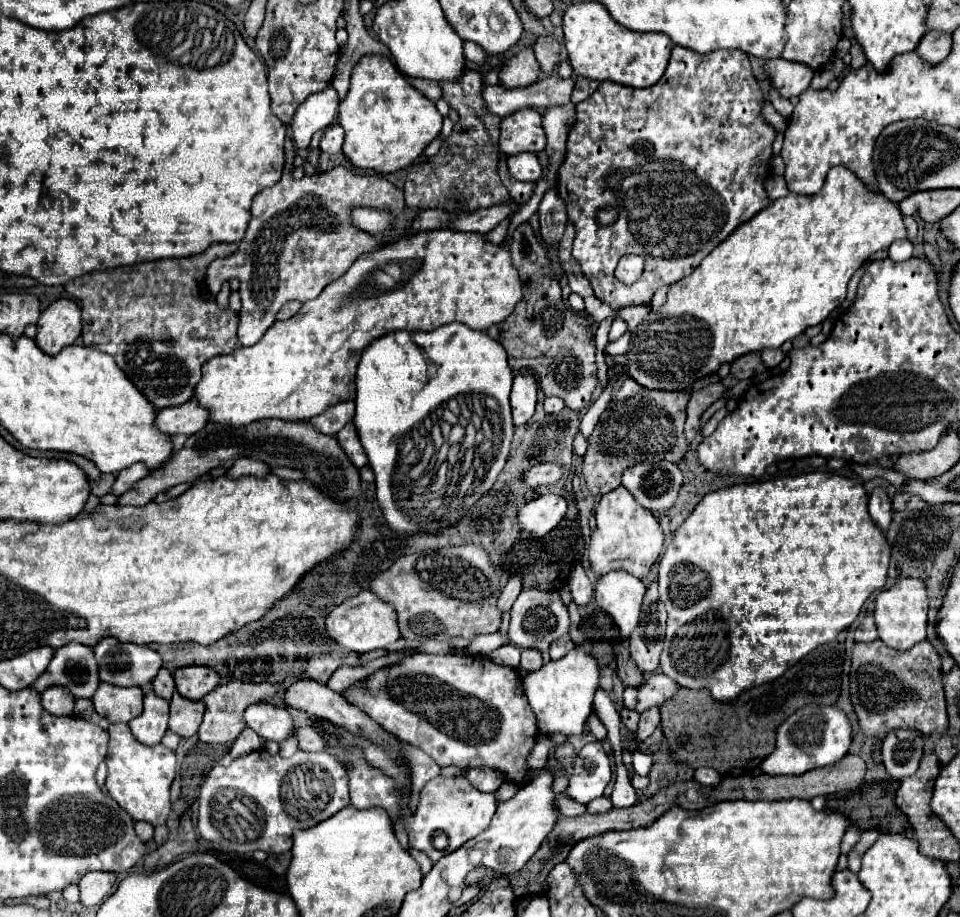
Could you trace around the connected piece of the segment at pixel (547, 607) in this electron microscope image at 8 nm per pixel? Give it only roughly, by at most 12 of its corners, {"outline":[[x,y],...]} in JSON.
{"outline":[[523,588],[511,608],[509,638],[549,650],[569,632],[557,592]]}

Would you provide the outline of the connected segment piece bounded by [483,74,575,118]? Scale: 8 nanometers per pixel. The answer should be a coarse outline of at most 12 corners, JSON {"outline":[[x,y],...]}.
{"outline":[[541,76],[529,88],[483,86],[489,112],[499,118],[521,108],[565,104],[575,82]]}

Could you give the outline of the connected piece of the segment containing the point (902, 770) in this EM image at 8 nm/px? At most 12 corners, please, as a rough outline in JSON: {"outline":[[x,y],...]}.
{"outline":[[915,730],[885,736],[883,764],[893,778],[917,772],[923,738]]}

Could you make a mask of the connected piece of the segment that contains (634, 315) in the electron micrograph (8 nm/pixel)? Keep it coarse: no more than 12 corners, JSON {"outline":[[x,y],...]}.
{"outline":[[627,306],[617,316],[633,332],[647,316],[645,306]]}

